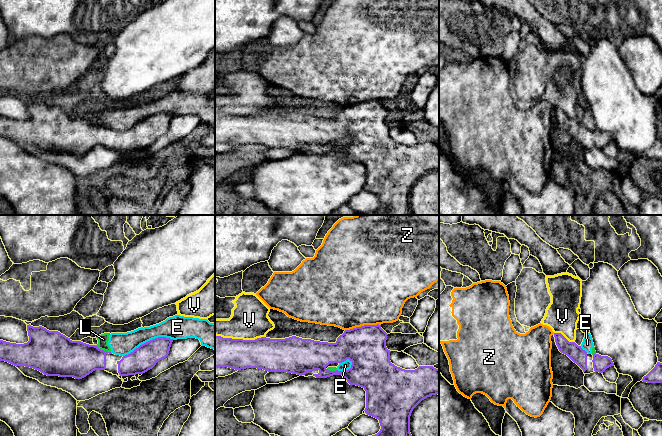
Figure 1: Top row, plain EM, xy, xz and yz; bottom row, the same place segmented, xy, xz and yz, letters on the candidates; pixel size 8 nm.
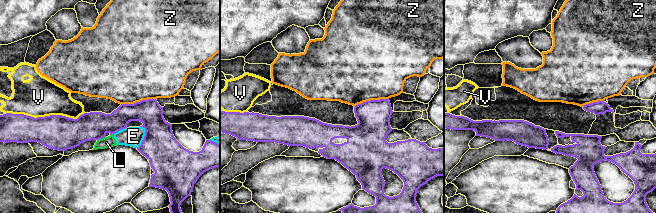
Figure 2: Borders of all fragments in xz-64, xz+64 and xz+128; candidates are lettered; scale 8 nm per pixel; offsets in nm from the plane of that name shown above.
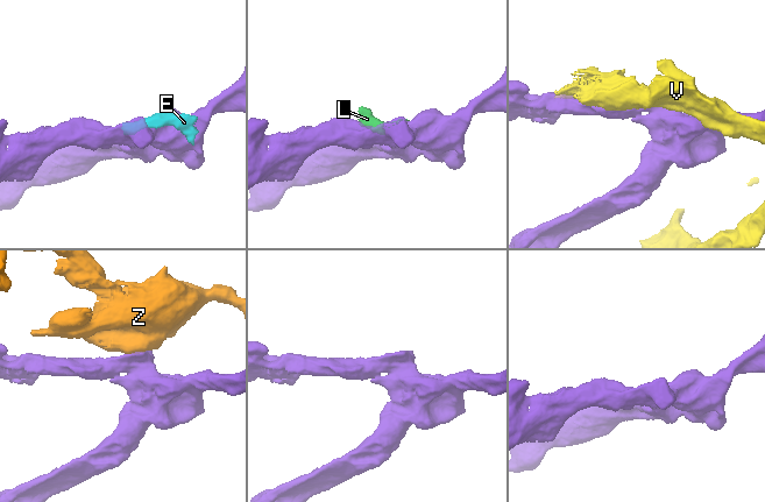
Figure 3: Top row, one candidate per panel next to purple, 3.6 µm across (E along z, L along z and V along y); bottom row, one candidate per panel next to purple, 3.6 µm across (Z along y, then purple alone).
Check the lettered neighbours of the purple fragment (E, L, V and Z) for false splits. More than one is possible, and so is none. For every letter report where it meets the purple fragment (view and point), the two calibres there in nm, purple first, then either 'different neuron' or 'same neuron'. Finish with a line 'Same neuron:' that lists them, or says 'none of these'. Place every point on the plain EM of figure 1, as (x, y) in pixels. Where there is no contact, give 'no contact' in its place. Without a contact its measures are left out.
E: meets purple in xy at (148, 117); 200 nm thick on the purple side, 180 nm on the other; different neuron
L: meets purple in xy at (102, 126); 300 nm thick on the purple side, 90 nm on the other; different neuron
V: meets purple in xz at (240, 115); 260 nm thick on the purple side, 300 nm on the other; different neuron
Z: meets purple in xz at (362, 102); 320 nm thick on the purple side, 500 nm on the other; different neuron
Same neuron: none of these

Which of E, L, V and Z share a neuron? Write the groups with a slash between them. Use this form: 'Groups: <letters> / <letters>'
Groups: E L / V / Z

